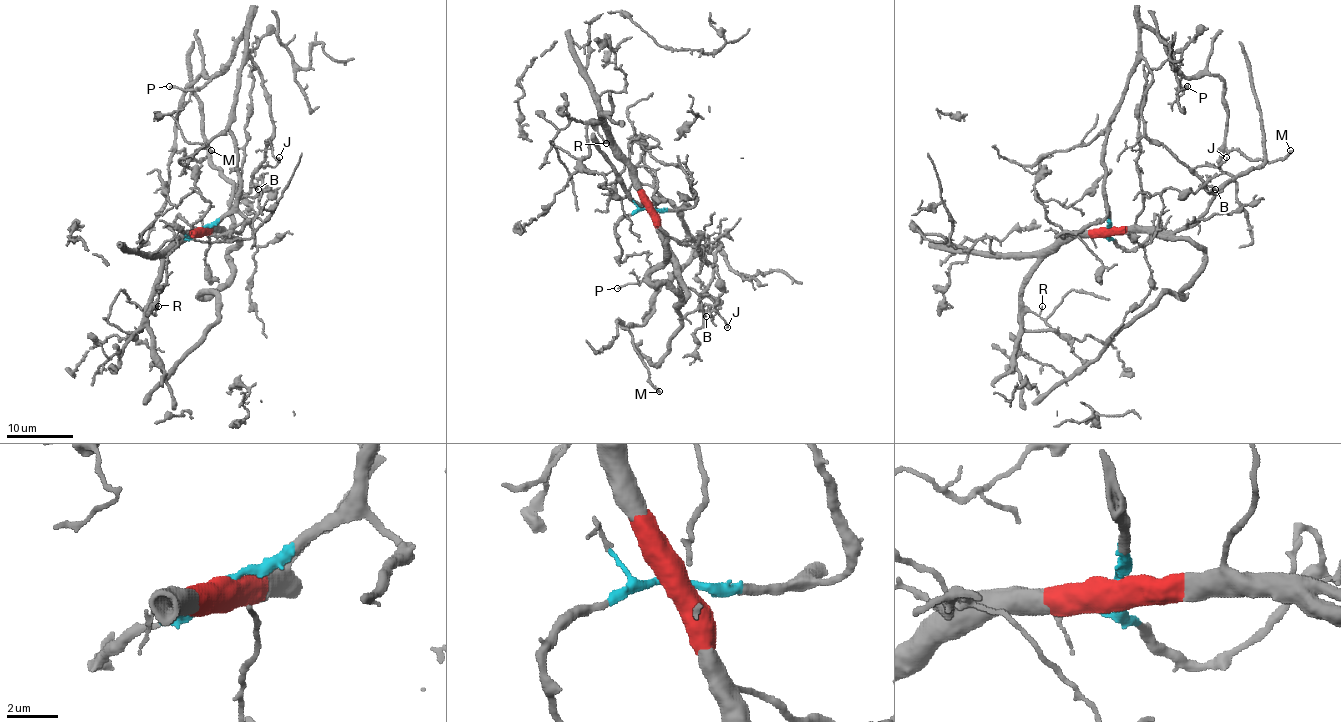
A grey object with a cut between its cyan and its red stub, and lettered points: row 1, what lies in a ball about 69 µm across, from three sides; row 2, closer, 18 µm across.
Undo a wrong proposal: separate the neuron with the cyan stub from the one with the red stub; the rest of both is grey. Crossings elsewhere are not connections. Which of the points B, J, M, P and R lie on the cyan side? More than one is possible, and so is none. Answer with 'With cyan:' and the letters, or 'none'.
With cyan: J, M, P

